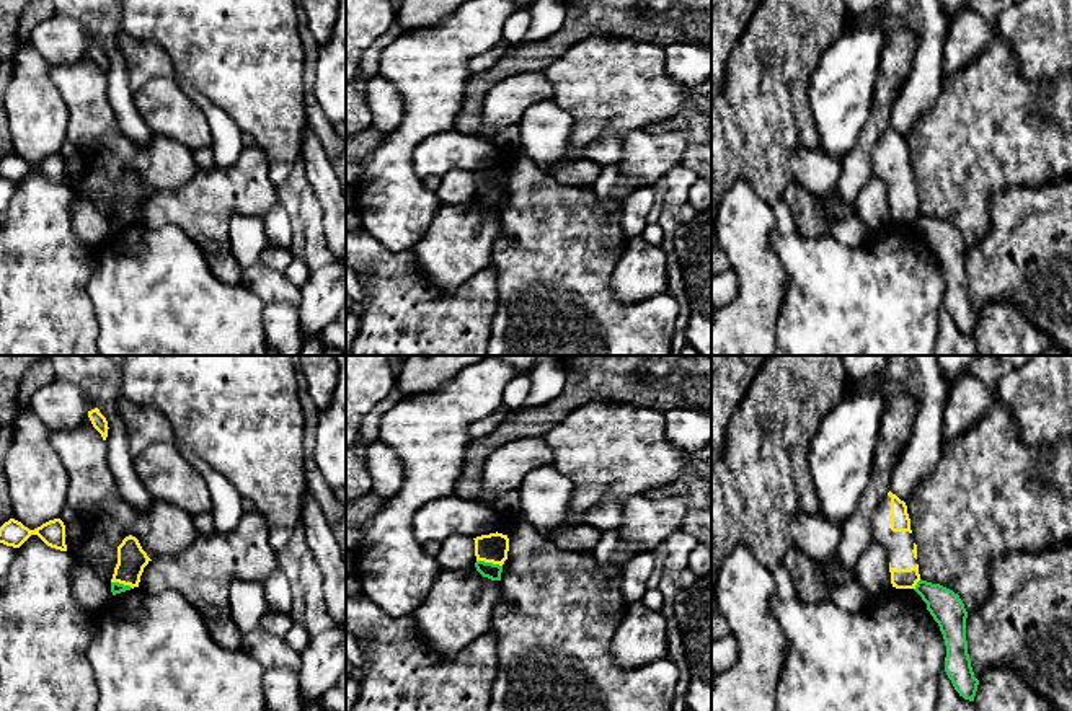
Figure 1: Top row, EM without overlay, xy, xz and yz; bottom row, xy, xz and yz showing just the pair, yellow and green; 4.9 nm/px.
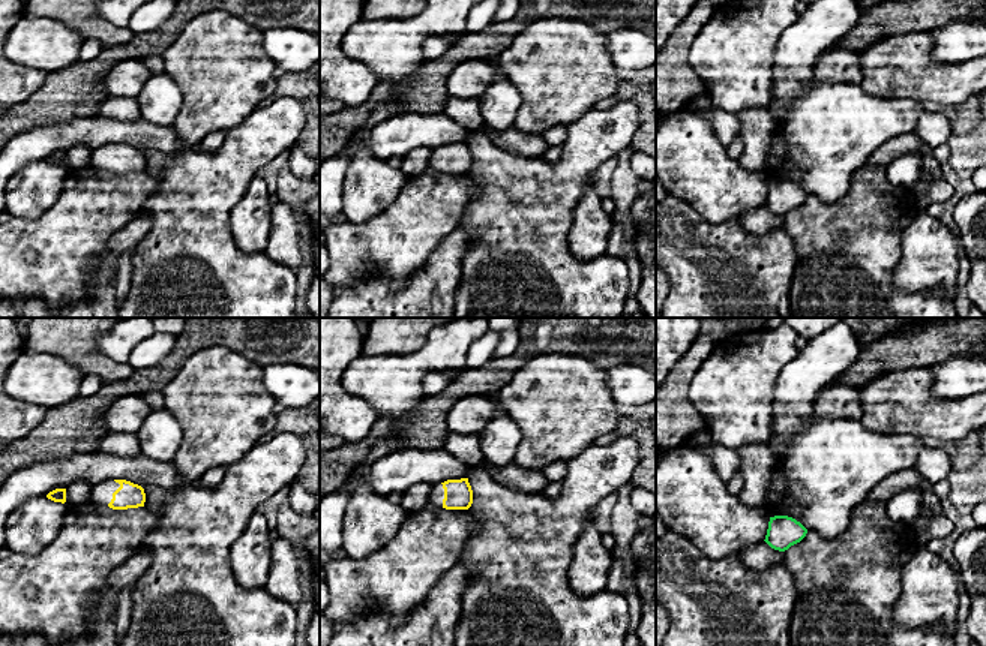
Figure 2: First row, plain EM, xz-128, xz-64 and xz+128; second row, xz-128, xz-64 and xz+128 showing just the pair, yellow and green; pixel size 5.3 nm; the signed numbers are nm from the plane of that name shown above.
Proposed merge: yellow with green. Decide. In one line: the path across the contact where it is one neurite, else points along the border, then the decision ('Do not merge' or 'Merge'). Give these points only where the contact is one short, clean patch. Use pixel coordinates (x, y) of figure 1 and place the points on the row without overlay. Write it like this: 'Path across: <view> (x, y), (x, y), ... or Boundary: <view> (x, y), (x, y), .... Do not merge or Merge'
Boundary: xz (477, 194), (501, 201). Do not merge

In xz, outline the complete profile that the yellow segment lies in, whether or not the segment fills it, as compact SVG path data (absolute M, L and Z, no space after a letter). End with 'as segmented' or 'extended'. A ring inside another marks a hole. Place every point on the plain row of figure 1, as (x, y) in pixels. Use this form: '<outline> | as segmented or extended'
M489 168L473 173L476 196L503 201L507 194L509 173L503 168Z | as segmented

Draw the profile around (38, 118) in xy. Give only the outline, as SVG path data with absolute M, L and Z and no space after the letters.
M29 42L16 51L11 65L3 103L13 153L34 165L60 152L70 114L49 78L51 64Z

